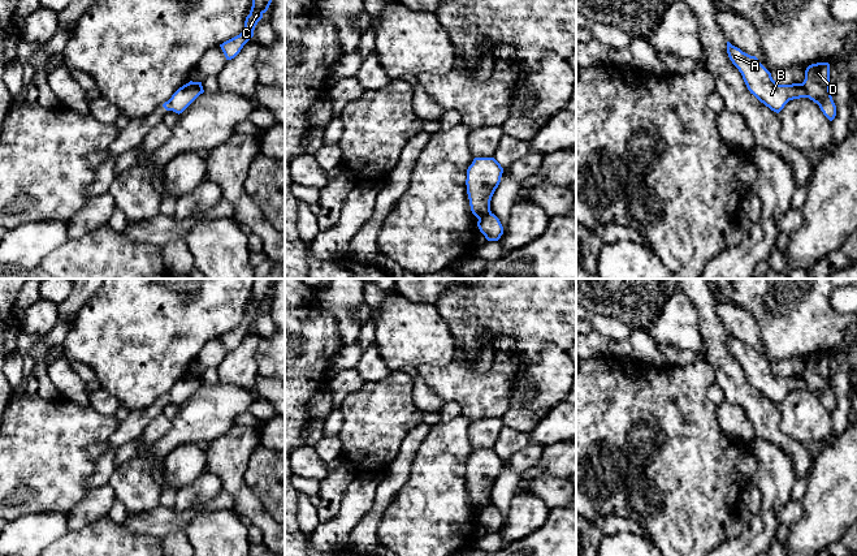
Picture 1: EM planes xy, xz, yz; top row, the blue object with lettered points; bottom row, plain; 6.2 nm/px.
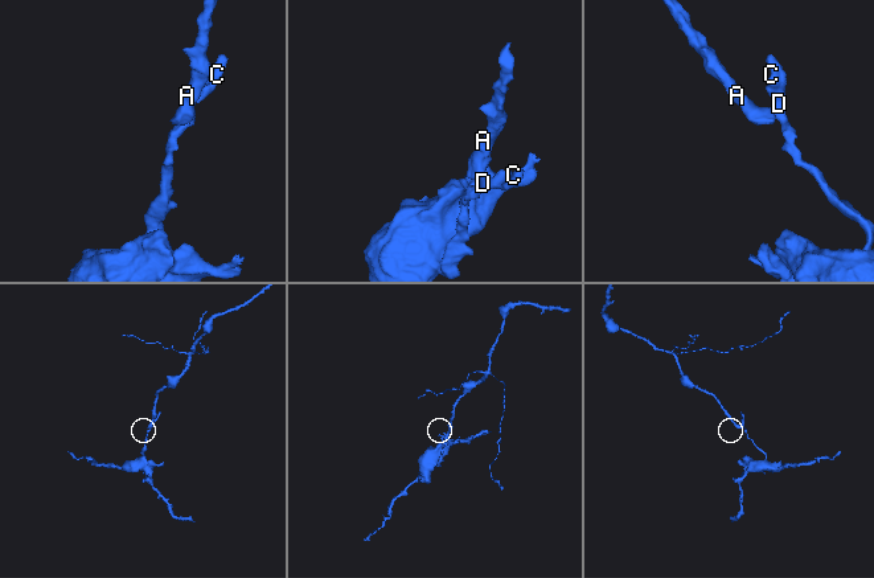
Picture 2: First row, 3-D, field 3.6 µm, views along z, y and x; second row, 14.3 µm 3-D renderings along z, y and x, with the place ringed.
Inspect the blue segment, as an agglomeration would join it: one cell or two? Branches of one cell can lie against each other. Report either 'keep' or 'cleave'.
cleave

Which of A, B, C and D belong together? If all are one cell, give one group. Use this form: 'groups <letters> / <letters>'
groups A B / C D

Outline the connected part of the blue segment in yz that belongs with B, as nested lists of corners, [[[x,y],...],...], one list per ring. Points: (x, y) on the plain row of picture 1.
[[[727,333],[727,345],[732,355],[741,365],[750,385],[771,402],[779,405],[789,392],[806,389],[801,375],[776,375],[772,371],[771,365],[756,348],[743,344],[730,333]]]

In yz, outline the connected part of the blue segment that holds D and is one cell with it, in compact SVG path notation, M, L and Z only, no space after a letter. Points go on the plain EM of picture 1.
M817 354L809 357L801 376L806 389L817 395L823 406L832 413L836 408L836 397L830 383L830 355Z

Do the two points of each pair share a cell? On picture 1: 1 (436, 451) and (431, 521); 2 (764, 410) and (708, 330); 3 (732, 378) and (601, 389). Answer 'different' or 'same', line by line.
1: same
2: same
3: different

